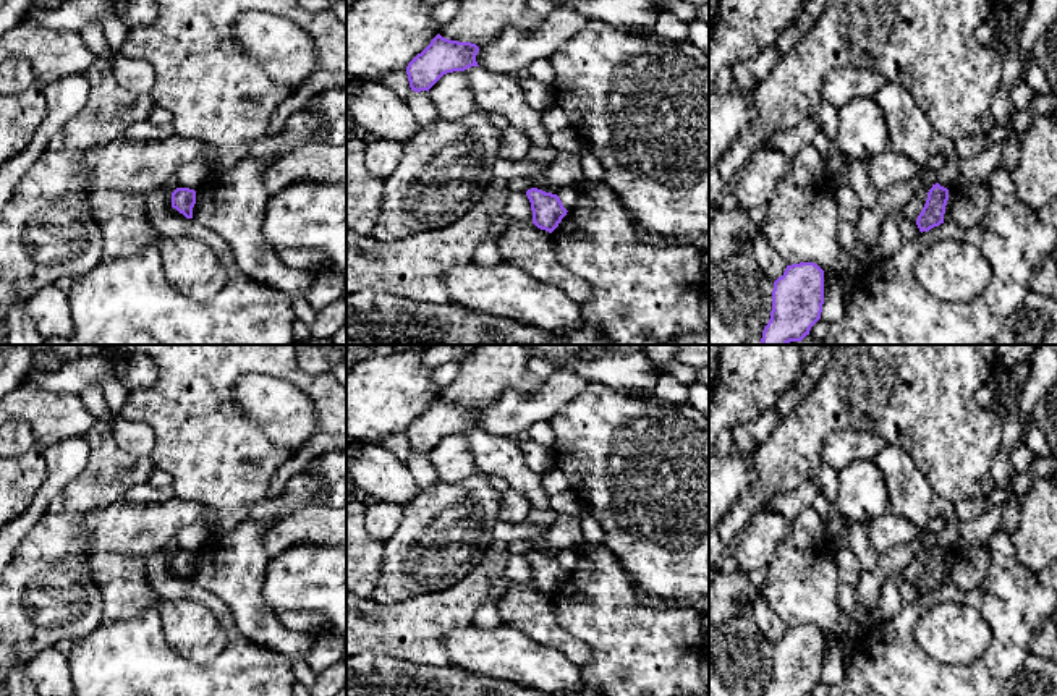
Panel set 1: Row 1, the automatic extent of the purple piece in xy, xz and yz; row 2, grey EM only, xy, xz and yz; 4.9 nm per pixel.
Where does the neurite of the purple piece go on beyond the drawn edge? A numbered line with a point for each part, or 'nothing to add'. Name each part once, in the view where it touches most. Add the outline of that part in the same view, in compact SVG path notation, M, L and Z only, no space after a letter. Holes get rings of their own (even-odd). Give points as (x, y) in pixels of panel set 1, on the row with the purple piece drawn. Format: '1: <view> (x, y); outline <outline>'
nothing to add

